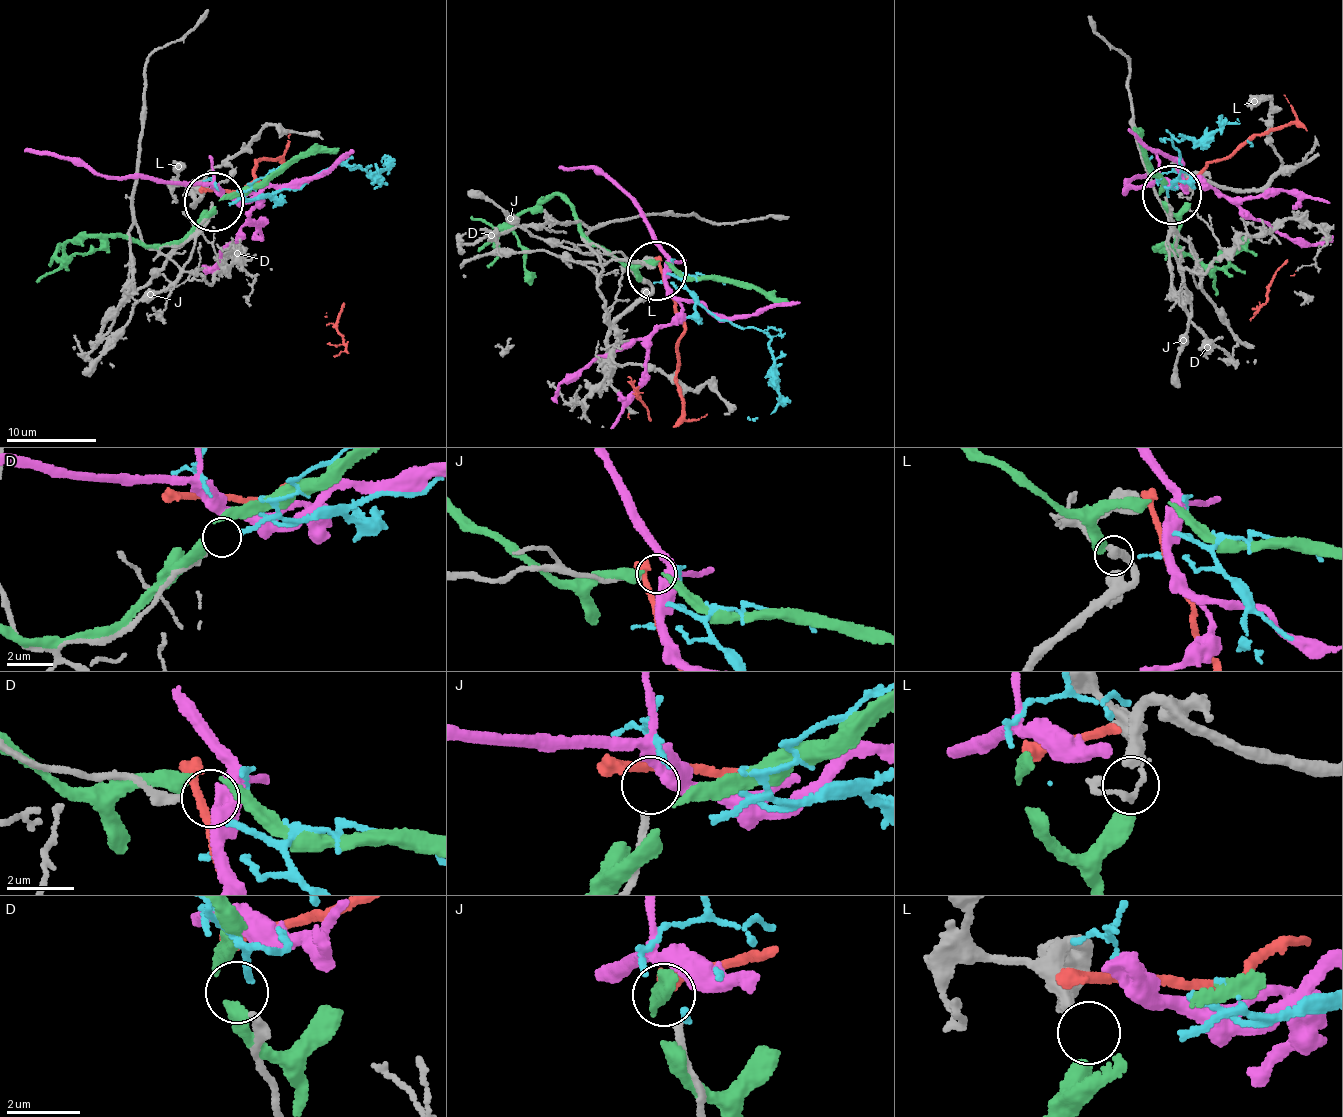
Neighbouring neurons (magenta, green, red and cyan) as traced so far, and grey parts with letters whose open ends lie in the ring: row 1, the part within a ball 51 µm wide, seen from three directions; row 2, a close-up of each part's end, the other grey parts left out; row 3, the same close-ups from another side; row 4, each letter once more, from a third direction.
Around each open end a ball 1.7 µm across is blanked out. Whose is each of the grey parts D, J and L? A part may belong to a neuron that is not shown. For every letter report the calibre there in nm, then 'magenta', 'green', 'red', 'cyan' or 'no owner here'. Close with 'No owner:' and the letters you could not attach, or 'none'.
D: calibre 220 nm; cyan
J: calibre 200 nm; magenta
L: calibre 360 nm; green
No owner: none

